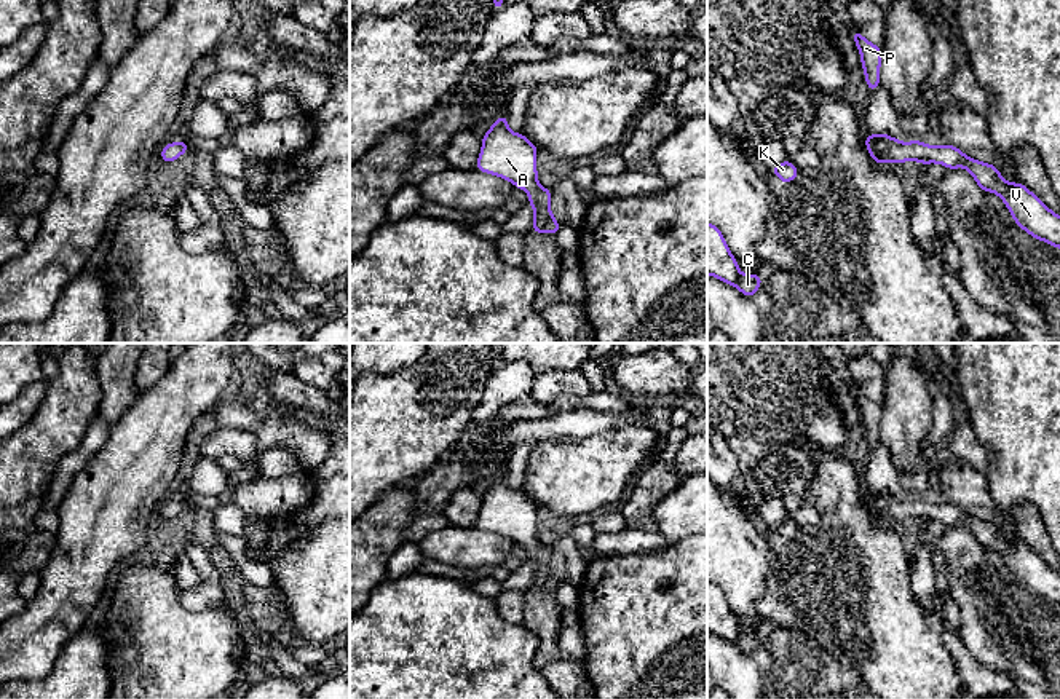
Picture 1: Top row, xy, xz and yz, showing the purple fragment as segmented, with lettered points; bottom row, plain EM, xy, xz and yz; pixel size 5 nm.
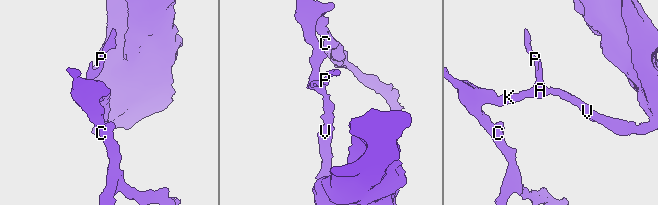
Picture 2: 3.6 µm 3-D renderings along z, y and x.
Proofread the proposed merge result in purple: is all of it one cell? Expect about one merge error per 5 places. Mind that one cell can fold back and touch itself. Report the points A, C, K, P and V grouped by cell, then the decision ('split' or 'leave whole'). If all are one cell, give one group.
A C K P V | leave whole

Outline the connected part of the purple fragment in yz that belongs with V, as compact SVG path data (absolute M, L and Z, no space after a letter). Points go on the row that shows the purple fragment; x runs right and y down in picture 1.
M884 132L865 134L865 145L878 166L881 163L915 160L921 164L940 163L947 169L966 168L983 192L991 192L1003 198L1020 228L1033 238L1060 249L1060 215L1052 212L1022 182L1006 182L996 166L969 158L950 144L932 147L915 139L905 144Z

